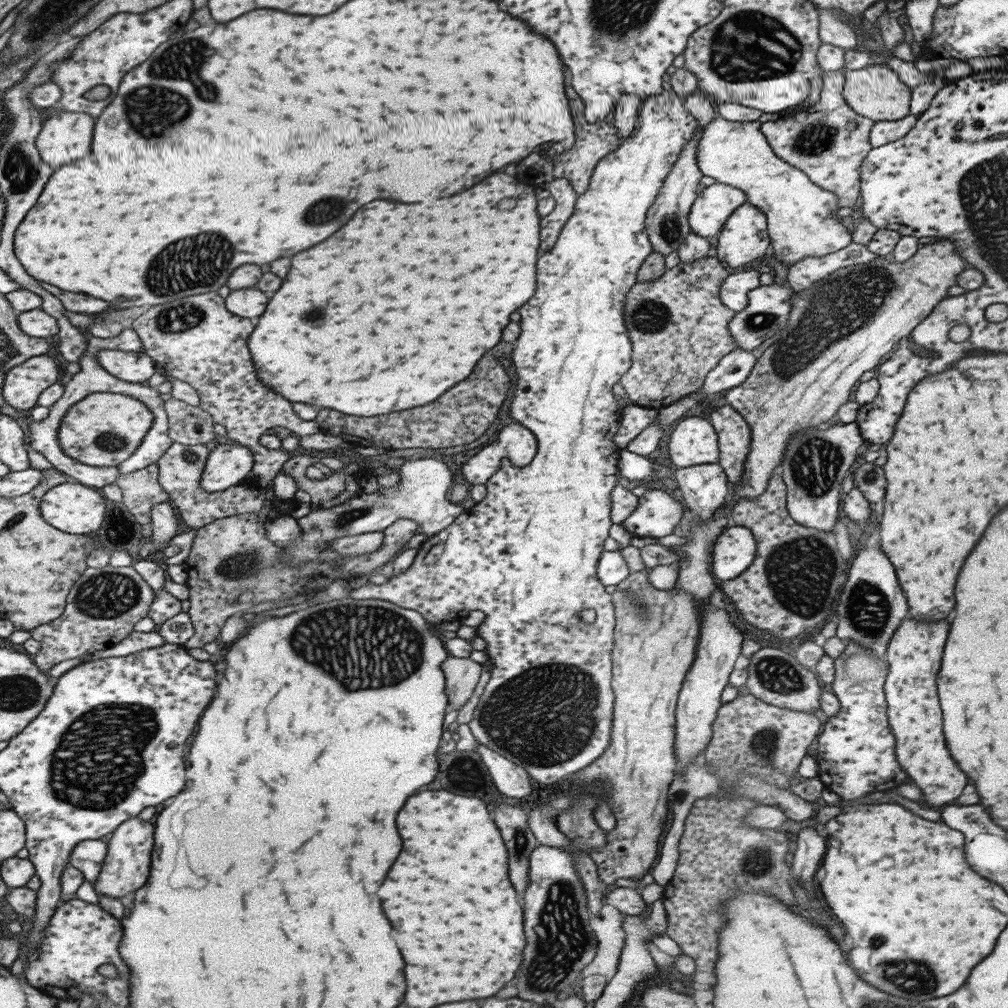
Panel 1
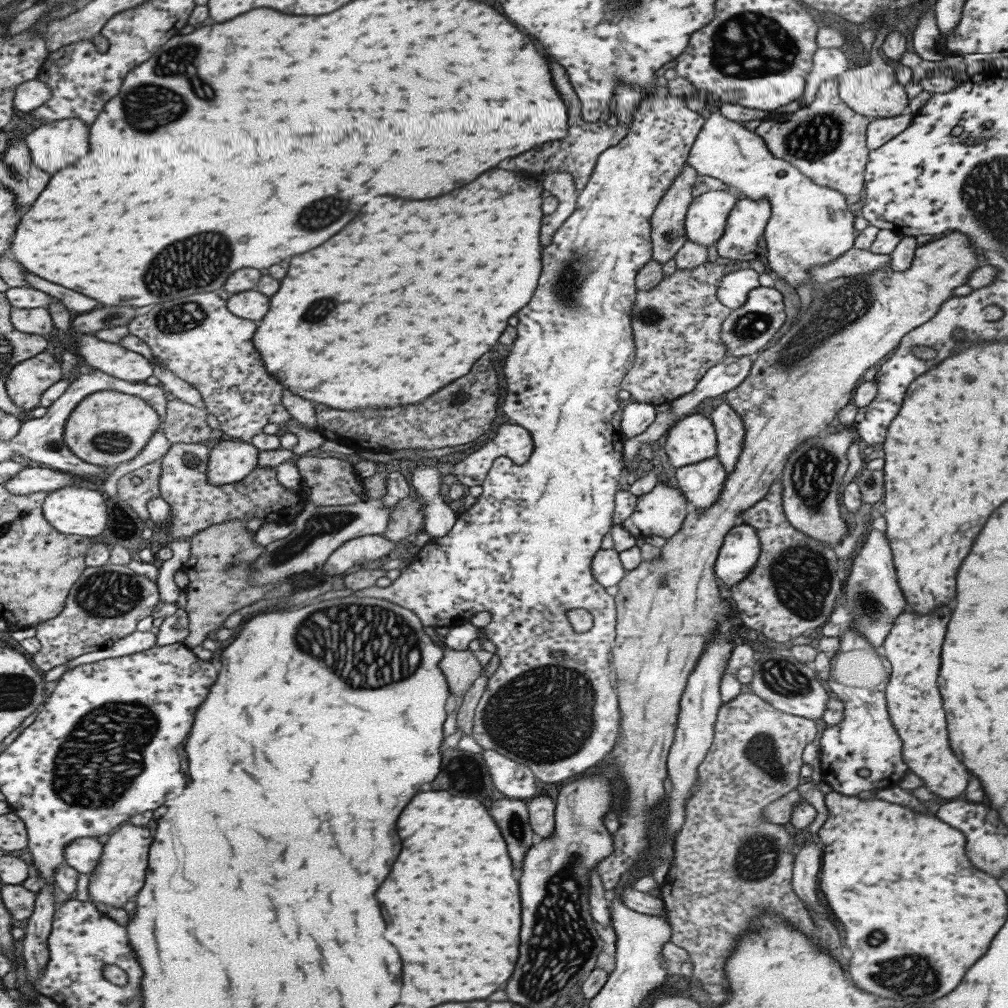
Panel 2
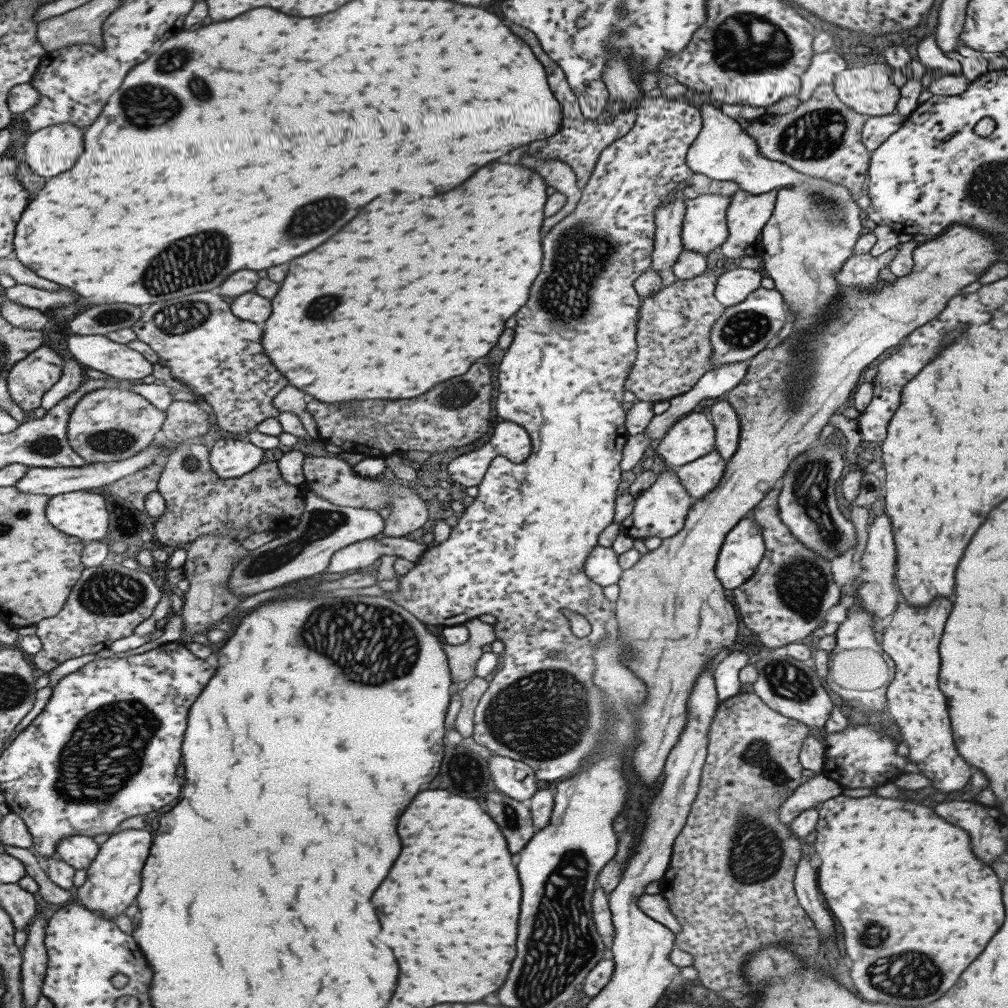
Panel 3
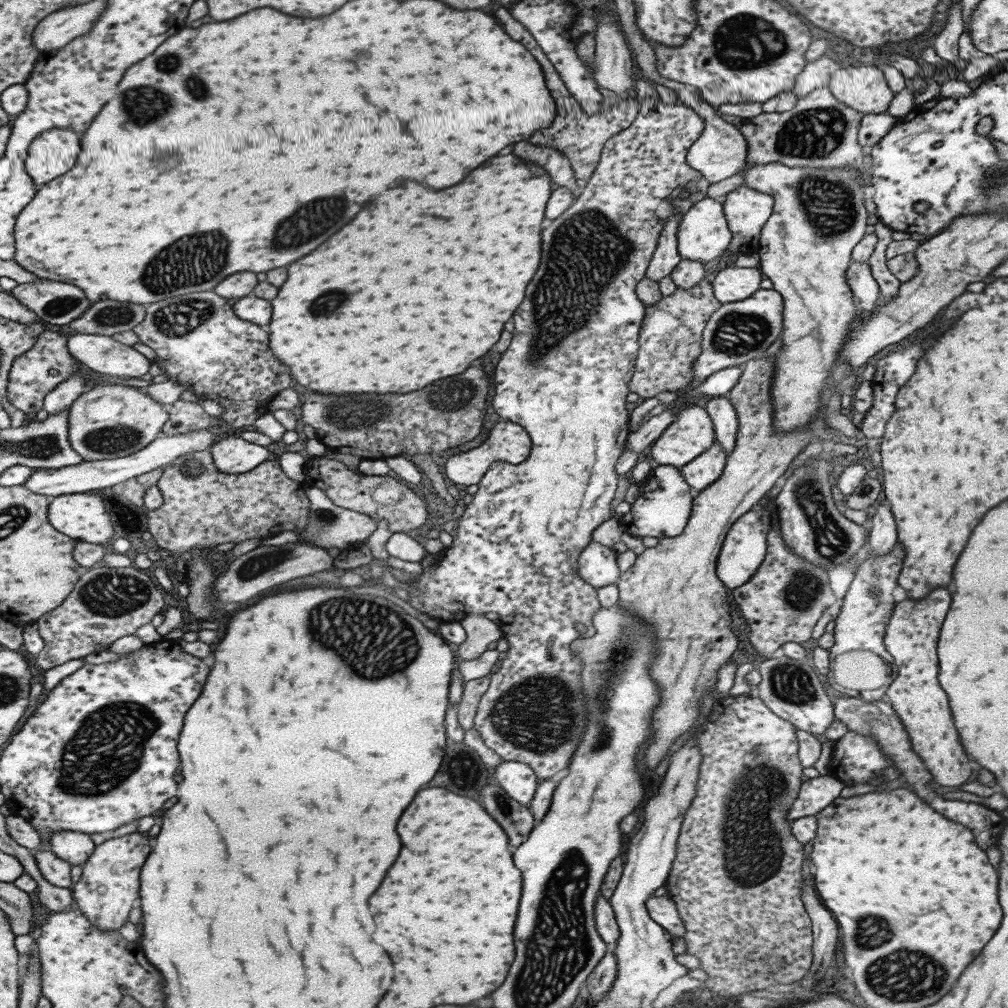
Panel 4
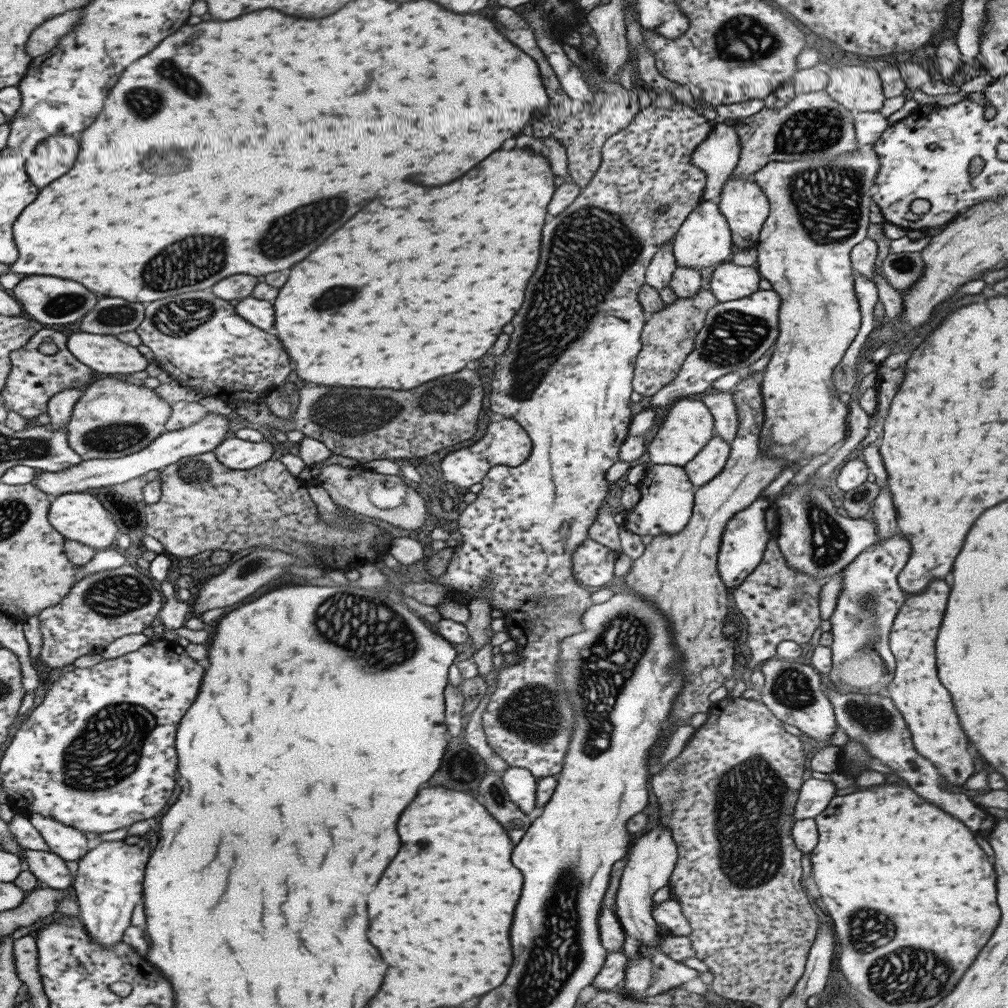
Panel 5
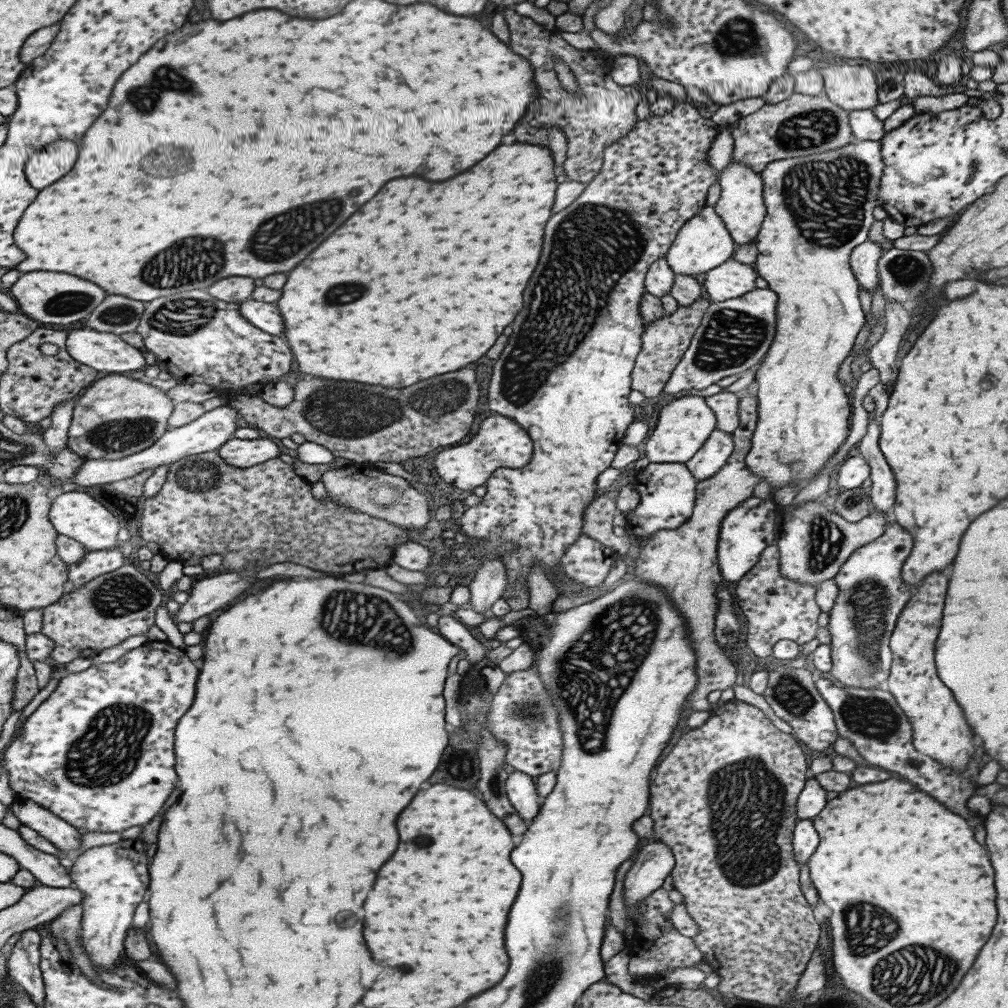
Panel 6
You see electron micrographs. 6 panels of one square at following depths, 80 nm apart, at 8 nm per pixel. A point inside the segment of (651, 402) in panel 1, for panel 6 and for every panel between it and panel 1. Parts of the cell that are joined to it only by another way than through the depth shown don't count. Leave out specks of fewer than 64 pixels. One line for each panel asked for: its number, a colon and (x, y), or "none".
2: (675, 325)
3: (672, 338)
4: (669, 337)
5: (667, 336)
6: (663, 341)

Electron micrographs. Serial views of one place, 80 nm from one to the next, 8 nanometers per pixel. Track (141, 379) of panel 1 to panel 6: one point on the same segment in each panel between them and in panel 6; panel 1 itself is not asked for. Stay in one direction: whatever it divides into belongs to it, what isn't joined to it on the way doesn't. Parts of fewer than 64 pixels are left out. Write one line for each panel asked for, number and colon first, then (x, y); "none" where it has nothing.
2: (110, 358)
3: (95, 351)
4: (102, 354)
5: (103, 353)
6: (104, 351)

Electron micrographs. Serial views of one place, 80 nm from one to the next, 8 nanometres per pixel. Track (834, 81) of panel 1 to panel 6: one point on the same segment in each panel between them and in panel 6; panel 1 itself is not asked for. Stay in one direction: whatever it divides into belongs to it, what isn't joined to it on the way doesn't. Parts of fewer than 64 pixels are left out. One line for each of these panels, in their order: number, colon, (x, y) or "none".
2: (825, 141)
3: (821, 137)
4: (820, 132)
5: (812, 125)
6: (802, 124)

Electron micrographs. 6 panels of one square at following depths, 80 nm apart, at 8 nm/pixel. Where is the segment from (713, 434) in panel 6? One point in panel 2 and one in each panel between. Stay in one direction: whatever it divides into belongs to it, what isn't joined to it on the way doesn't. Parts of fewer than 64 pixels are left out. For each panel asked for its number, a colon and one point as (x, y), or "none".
2: (700, 483)
3: (697, 478)
4: (701, 472)
5: (710, 460)

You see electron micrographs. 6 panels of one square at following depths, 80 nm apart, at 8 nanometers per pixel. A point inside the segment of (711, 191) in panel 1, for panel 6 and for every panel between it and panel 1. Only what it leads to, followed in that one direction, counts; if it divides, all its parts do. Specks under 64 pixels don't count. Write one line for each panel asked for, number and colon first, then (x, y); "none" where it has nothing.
2: (704, 222)
3: (703, 228)
4: (702, 234)
5: (703, 239)
6: (703, 243)

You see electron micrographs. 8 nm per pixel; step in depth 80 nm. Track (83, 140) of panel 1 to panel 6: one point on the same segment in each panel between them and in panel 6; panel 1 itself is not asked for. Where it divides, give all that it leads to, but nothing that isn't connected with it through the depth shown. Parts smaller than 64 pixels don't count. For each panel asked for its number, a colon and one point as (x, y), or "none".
2: (52, 145)
3: (53, 149)
4: (53, 152)
5: (53, 156)
6: (44, 167)

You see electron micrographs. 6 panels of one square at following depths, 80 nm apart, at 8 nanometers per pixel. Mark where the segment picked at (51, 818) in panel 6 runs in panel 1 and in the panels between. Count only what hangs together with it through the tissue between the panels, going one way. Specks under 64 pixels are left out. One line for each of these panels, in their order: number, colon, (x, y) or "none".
1: (87, 856)
2: (82, 854)
3: (77, 851)
4: (73, 847)
5: (69, 844)

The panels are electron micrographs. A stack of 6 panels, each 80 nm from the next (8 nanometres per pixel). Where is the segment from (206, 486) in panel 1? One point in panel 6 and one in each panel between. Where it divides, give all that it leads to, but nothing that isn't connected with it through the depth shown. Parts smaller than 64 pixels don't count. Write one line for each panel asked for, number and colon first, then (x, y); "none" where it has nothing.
2: (229, 461)
3: (229, 458)
4: (231, 455)
5: (235, 454)
6: (238, 453)

